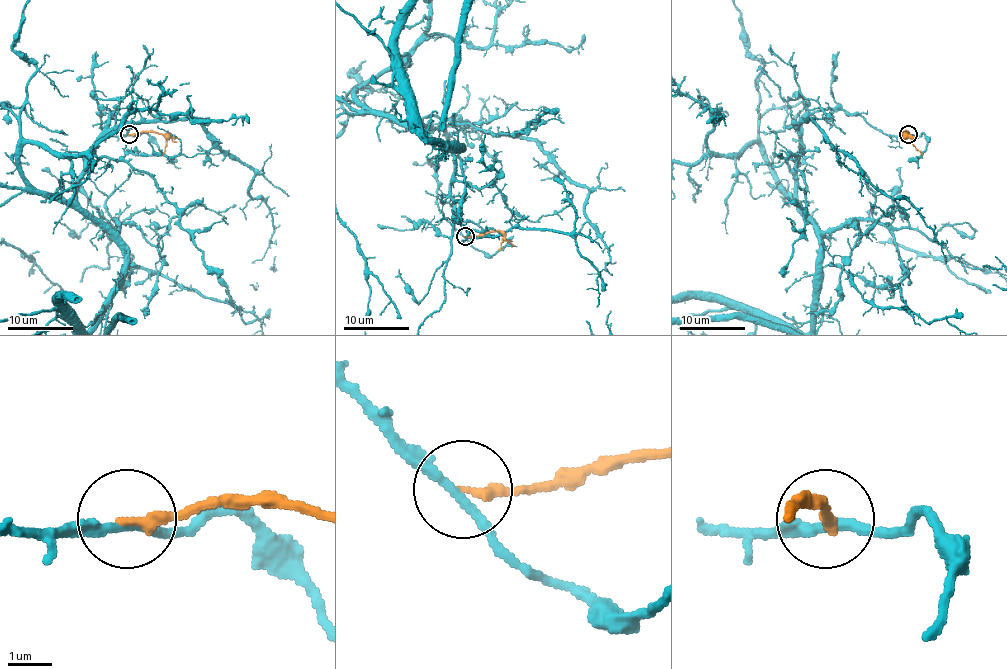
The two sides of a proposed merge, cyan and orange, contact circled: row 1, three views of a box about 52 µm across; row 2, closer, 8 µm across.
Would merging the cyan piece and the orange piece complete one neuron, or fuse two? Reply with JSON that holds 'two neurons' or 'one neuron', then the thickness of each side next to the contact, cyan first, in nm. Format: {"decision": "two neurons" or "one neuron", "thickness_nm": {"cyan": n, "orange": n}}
{"decision": "two neurons", "thickness_nm": {"cyan": 200, "orange": 240}}

